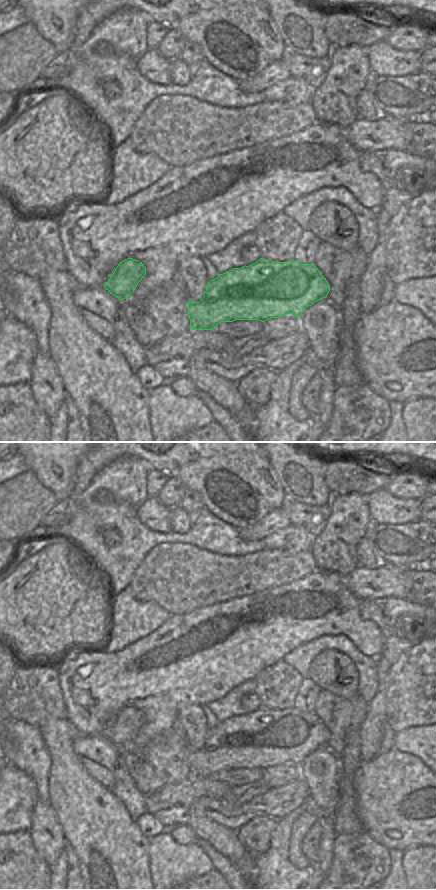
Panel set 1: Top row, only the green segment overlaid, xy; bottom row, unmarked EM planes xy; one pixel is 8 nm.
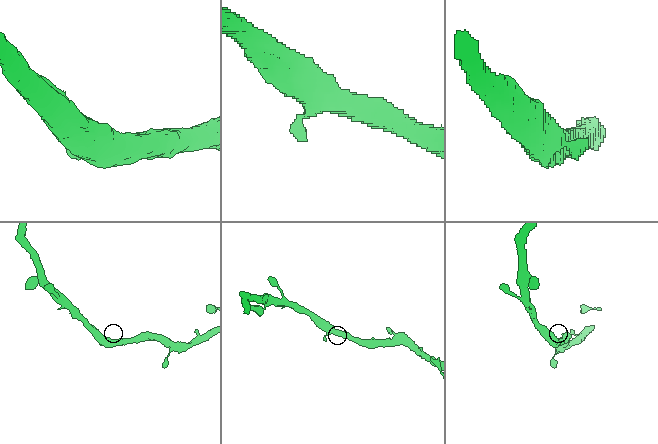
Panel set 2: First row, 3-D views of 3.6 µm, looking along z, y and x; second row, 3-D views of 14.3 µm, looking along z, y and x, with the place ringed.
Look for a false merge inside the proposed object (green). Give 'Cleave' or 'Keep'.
Keep.

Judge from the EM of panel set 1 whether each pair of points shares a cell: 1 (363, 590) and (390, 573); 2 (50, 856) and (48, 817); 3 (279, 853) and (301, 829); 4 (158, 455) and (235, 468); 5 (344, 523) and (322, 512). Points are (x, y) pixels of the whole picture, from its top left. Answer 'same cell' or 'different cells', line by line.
1: same cell
2: same cell
3: different cells
4: same cell
5: different cells

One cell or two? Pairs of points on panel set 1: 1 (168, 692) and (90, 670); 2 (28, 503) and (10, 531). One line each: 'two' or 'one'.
1: one
2: one

